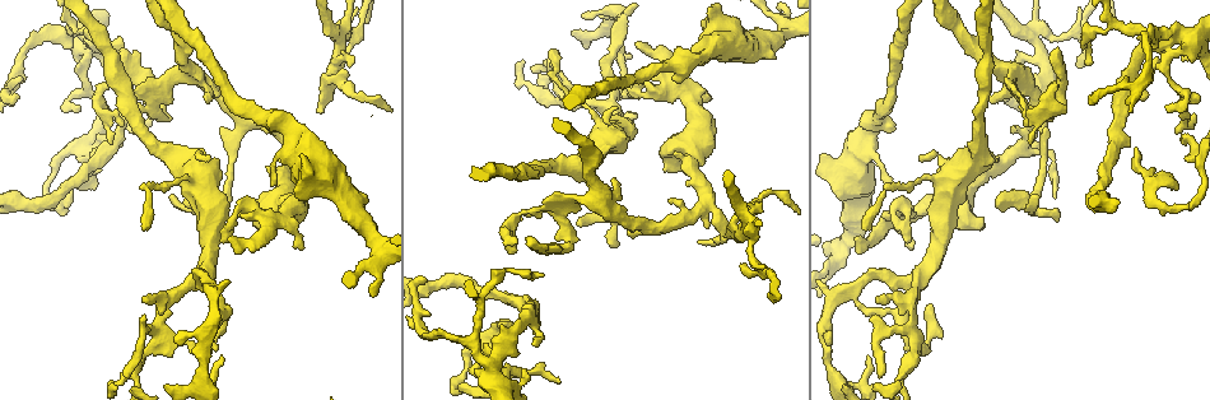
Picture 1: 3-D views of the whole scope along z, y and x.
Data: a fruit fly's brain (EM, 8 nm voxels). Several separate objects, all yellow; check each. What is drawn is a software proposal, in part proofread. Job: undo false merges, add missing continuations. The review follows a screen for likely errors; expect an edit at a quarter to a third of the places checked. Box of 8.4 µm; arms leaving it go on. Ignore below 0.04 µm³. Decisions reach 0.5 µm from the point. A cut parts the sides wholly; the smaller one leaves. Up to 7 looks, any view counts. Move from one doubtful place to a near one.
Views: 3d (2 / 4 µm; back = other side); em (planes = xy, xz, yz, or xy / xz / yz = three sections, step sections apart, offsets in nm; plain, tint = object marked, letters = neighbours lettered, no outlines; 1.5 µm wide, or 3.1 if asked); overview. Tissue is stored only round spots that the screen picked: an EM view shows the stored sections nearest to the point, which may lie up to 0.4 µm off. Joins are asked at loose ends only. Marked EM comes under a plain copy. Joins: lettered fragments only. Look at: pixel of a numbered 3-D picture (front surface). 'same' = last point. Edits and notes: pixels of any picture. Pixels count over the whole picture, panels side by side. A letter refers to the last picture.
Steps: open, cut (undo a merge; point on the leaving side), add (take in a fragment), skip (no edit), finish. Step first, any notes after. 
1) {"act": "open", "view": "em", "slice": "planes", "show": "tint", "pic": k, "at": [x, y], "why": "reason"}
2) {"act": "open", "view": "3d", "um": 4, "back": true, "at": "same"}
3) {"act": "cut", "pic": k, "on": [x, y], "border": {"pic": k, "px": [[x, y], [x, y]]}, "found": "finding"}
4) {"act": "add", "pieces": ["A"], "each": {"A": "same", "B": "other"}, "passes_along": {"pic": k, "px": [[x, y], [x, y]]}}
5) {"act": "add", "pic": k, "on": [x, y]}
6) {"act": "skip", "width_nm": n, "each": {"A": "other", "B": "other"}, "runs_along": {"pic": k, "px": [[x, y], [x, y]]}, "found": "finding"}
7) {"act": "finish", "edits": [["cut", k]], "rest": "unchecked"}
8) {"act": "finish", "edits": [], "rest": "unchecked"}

{"act": "open", "view": "em", "slice": "xz", "step": 4, "show": "tint", "pic": 1, "at": [523, 369], "why": "free end"}

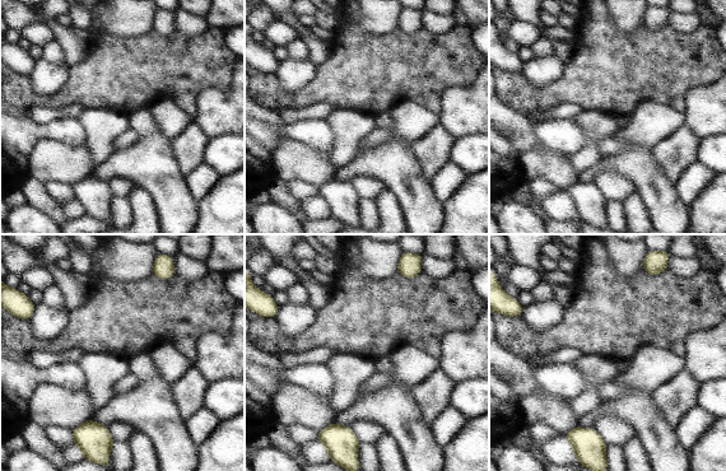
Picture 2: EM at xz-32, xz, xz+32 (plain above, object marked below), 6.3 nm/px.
{"act": "open", "view": "em", "slice": "planes", "show": "letters", "at": "same", "why": "another direction"}

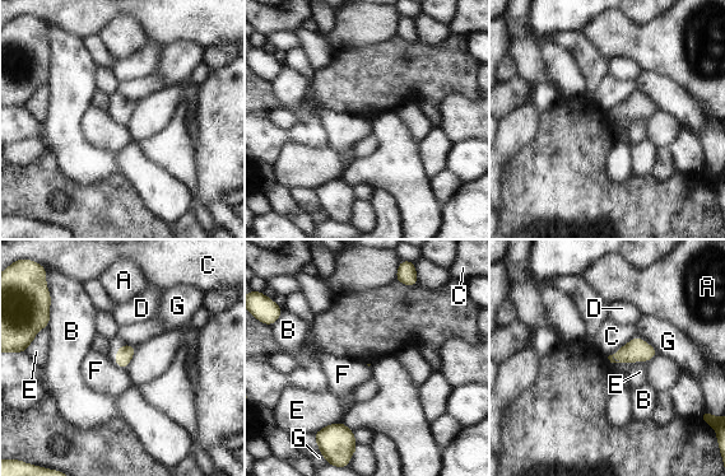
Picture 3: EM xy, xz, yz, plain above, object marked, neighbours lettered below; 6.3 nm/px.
{"act": "skip", "each": {"A": "other", "B": "other", "C": "other", "D": "other", "E": "other", "F": "other", "G": "other"}, "border": {"pic": 3, "px": [[635, 336], [608, 356]]}, "found": "no lettered fragment goes on from it"}

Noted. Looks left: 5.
{"act": "open", "view": "em", "slice": "xy", "step": 4, "show": "letters", "pic": 1, "at": [1098, 94], "why": "an open end"}

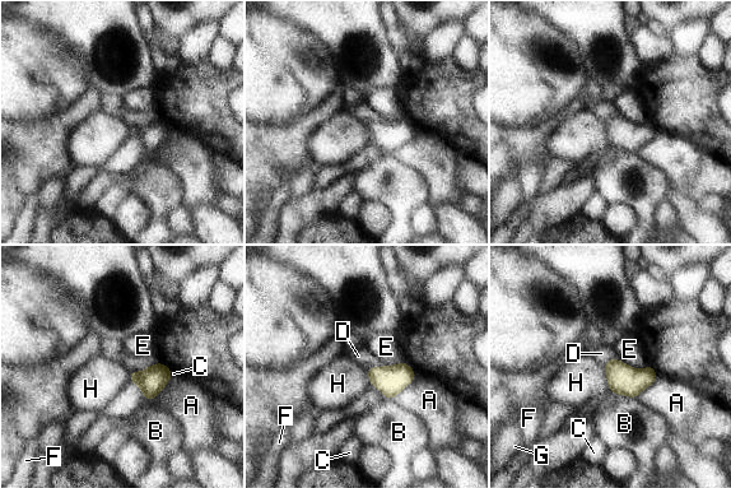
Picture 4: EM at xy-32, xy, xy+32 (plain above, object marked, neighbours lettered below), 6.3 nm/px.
{"act": "open", "view": "em", "slice": "planes", "show": "letters", "at": "same"}

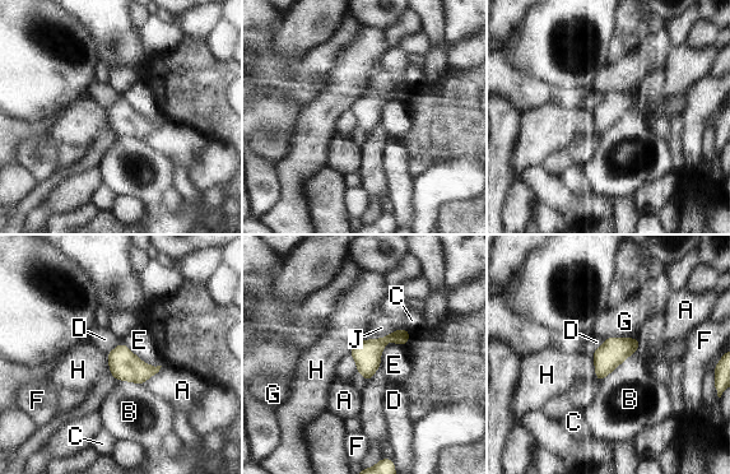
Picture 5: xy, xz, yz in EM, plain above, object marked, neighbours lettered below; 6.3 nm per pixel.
{"act": "skip", "longest_contact_nm": ["B", 400], "each": {"A": "other", "B": "other", "C": "other", "D": "other", "E": "other", "F": "other", "G": "other", "H": "other", "J": "other"}, "found": "no lettered fragment goes on from it"}

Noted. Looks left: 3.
{"act": "open", "view": "em", "slice": "xz", "step": 8, "show": "letters", "pic": 1, "at": [743, 266], "why": "tapers out"}

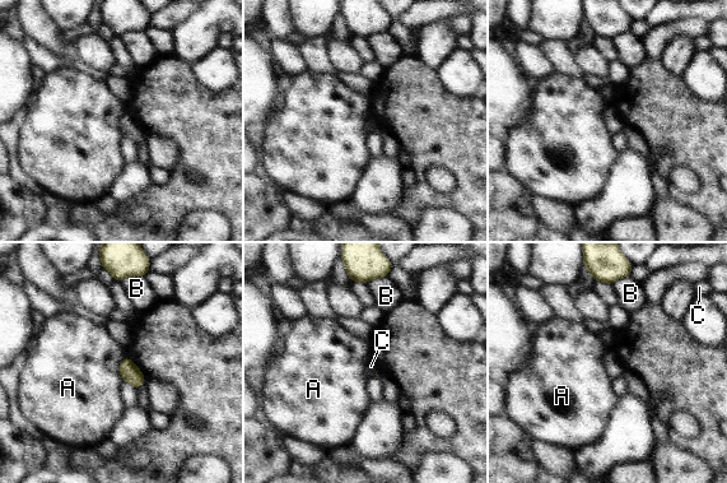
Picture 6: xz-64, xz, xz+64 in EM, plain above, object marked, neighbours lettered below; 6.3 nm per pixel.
{"act": "skip", "each": {"A": "other", "B": "other", "C": "other"}, "found": "no lettered fragment goes on from it"}

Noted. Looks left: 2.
{"act": "finish", "edits": [], "rest": "unchecked"}

